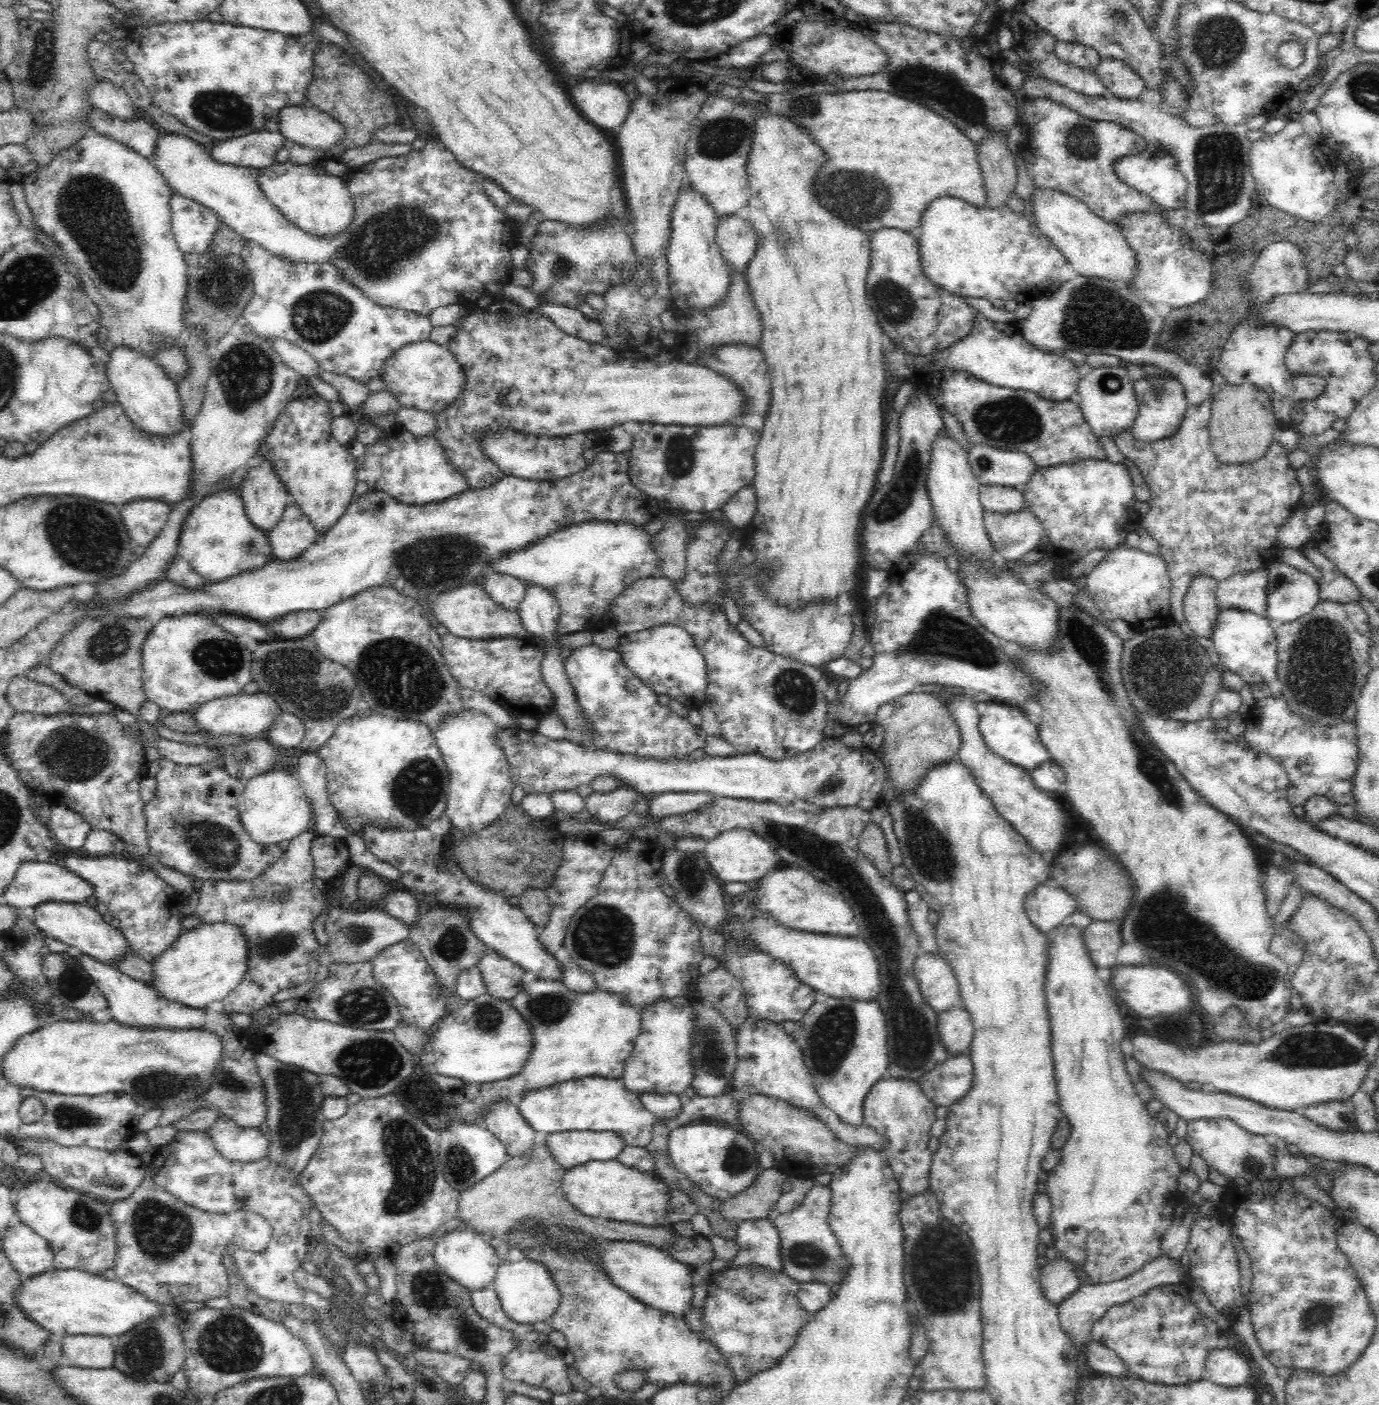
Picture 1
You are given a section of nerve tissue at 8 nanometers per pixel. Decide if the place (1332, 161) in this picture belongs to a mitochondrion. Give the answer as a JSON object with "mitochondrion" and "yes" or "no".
{"mitochondrion":"no"}

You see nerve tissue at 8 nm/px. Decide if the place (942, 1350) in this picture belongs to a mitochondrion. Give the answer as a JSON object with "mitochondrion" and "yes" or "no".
{"mitochondrion":"no"}

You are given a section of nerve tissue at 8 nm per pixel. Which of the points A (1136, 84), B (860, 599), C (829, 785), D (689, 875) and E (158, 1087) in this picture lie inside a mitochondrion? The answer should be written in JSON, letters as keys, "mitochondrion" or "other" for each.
{"A":"other","B":"other","C":"mitochondrion","D":"mitochondrion","E":"mitochondrion"}

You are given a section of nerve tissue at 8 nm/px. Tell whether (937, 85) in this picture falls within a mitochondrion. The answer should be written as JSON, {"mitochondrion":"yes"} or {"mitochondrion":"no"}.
{"mitochondrion":"yes"}

